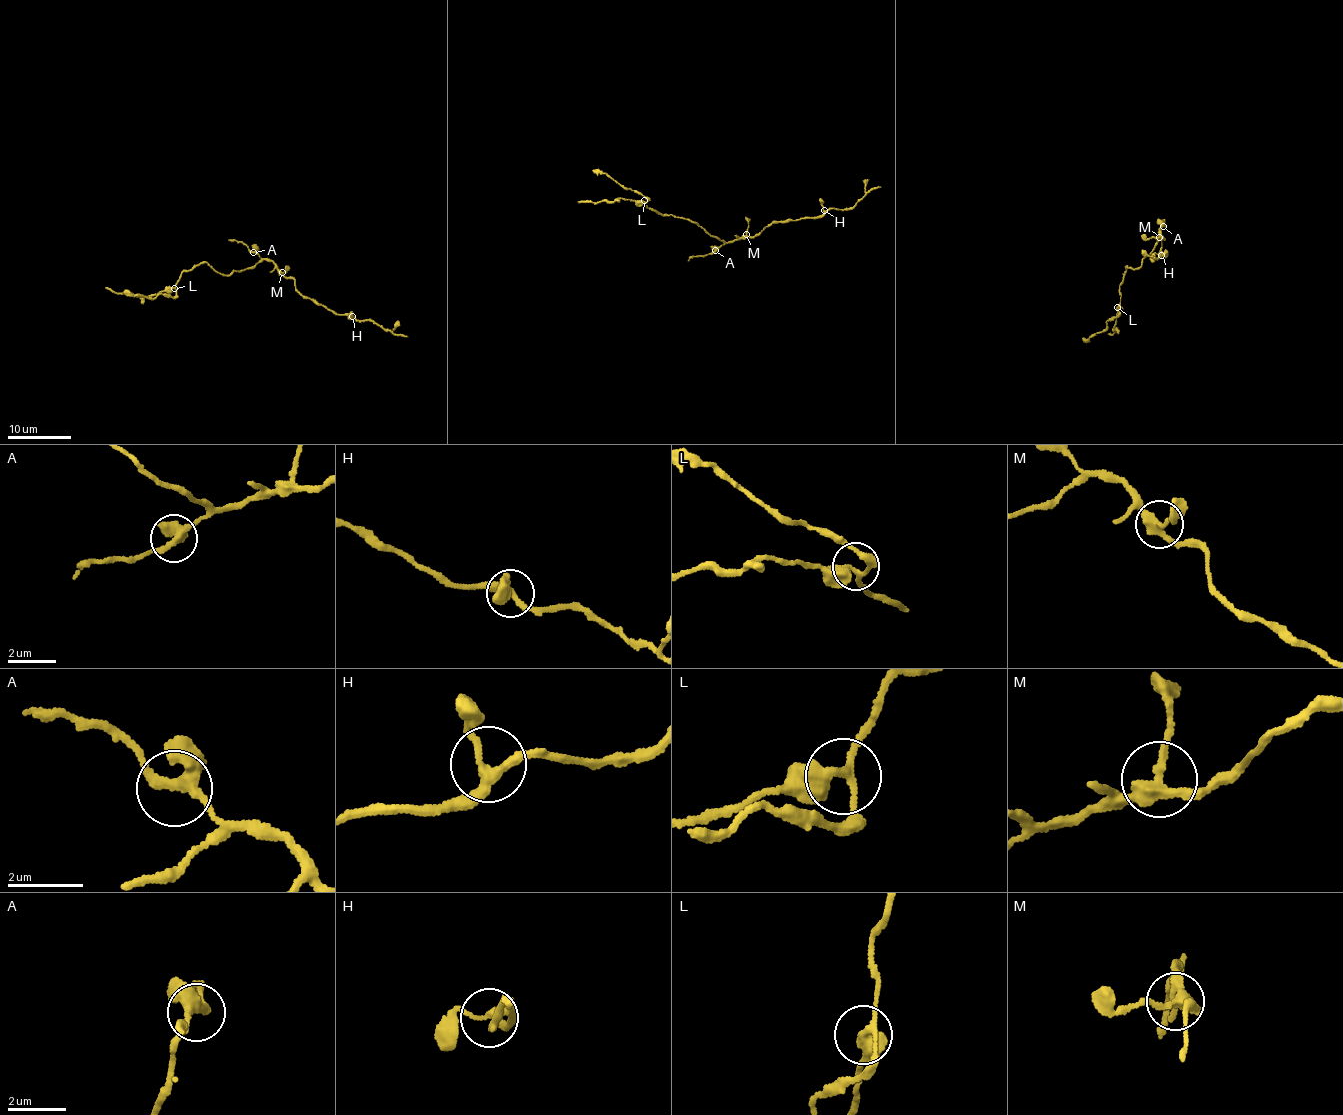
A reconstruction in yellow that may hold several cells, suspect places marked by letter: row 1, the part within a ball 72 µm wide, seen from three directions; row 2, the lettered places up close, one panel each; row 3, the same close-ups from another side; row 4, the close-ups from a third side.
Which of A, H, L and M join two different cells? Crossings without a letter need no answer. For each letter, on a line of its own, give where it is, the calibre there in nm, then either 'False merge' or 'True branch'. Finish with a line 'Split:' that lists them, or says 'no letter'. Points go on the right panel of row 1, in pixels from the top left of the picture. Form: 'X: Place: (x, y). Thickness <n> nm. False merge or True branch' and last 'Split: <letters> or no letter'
A: Place: (1163, 226). Thickness 320 nm. True branch
H: Place: (1161, 255). Thickness 240 nm. True branch
L: Place: (1117, 307). Thickness 320 nm. True branch
M: Place: (1159, 237). Thickness 320 nm. True branch
Split: no letter

